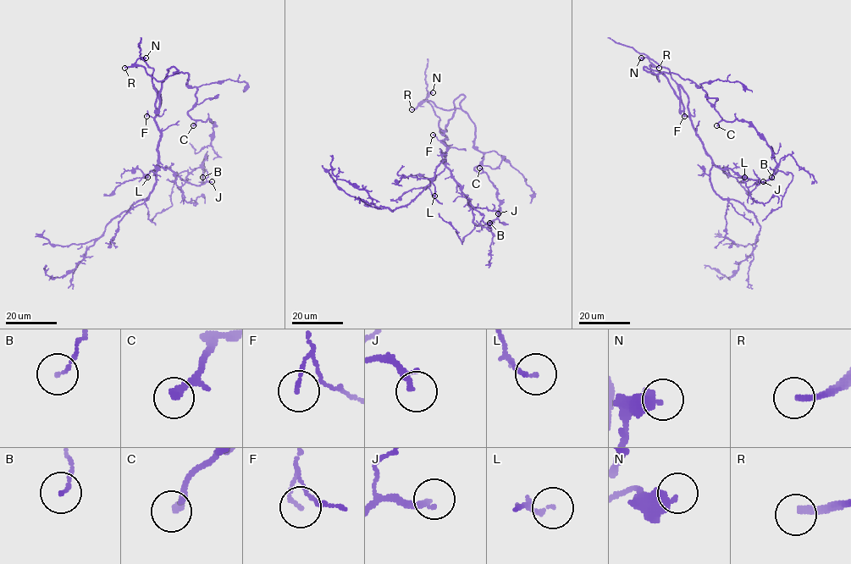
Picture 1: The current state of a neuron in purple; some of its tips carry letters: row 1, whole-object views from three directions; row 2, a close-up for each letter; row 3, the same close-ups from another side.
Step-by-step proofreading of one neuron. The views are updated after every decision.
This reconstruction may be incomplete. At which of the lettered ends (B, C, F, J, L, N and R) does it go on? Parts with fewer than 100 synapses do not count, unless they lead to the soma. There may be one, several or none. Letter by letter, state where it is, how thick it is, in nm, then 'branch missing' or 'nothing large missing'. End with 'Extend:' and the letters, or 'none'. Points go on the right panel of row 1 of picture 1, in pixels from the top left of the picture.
B: place (771, 177); calibre 120 nm; nothing large missing
C: place (716, 125); calibre 280 nm; nothing large missing
F: place (684, 116); calibre 120 nm; nothing large missing
J: place (763, 181); calibre 200 nm; nothing large missing
L: place (744, 177); calibre 100 nm; nothing large missing
N: place (641, 58); calibre 480 nm; nothing large missing
R: place (659, 68); calibre 240 nm; branch missing
Extend: R

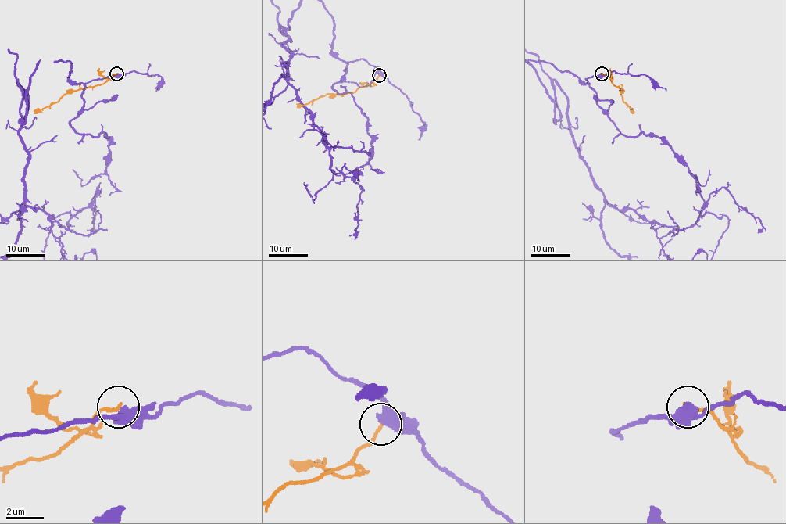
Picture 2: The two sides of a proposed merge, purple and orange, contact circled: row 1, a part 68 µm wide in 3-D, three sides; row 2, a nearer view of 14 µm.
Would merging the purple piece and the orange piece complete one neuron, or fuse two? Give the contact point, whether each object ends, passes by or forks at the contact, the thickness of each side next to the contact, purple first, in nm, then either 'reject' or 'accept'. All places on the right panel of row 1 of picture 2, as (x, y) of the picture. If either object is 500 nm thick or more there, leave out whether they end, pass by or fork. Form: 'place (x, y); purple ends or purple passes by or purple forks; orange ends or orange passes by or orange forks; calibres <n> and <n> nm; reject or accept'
place (602, 73); purple passes by; orange ends; calibres 480 and 160 nm; reject

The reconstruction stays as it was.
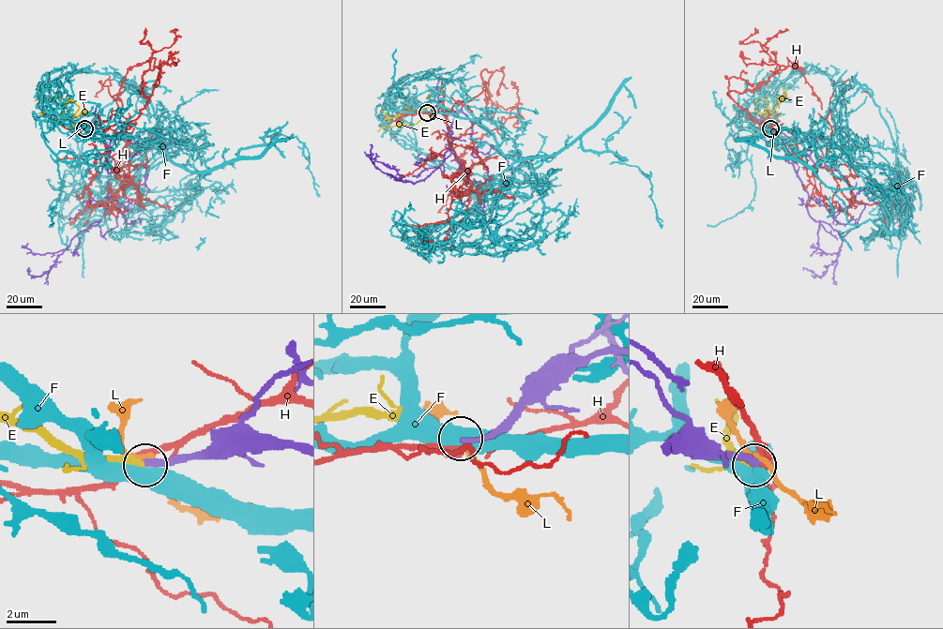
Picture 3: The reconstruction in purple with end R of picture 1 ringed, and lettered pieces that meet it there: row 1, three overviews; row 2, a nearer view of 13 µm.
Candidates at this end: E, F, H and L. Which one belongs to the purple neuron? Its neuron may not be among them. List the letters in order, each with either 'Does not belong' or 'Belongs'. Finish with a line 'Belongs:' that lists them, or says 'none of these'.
E: Belongs
F: Does not belong
H: Does not belong
L: Does not belong
Belongs: E

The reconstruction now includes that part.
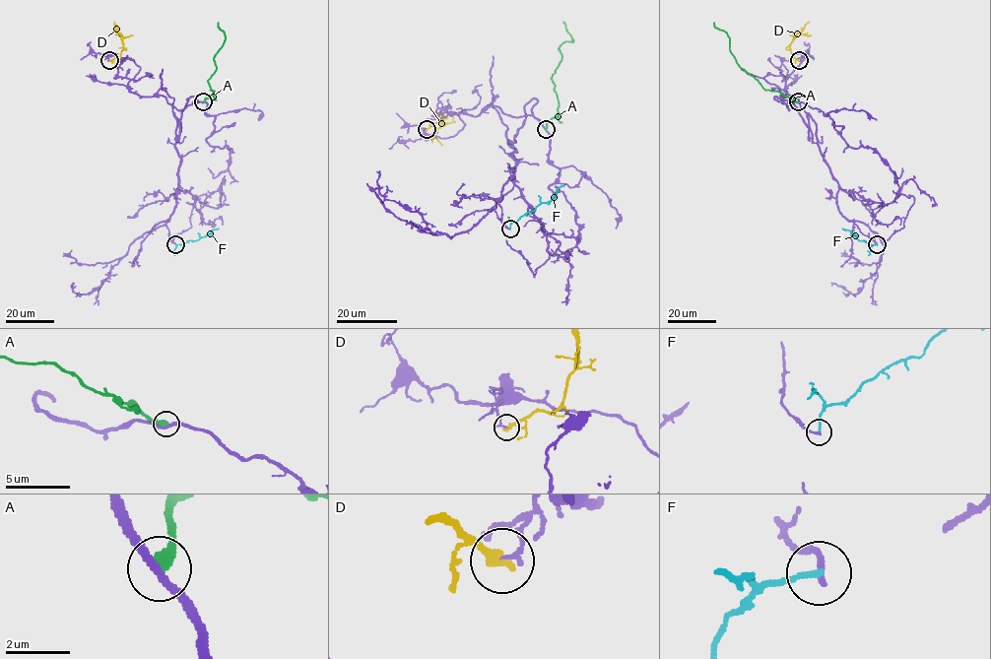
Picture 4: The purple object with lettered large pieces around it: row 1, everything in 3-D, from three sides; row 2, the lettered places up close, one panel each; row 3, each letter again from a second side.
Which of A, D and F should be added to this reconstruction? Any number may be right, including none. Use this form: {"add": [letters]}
{"add": ["D"]}

